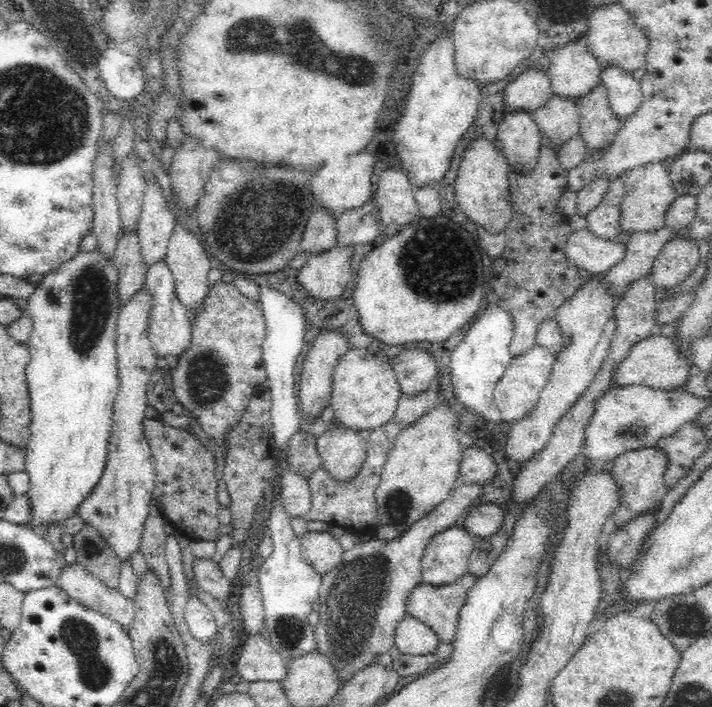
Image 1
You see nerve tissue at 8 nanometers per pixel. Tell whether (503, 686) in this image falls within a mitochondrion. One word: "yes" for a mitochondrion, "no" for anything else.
no

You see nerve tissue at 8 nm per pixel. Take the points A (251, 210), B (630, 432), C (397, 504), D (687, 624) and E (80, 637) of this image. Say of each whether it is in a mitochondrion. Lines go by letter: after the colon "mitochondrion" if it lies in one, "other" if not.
A: mitochondrion
B: other
C: mitochondrion
D: mitochondrion
E: mitochondrion

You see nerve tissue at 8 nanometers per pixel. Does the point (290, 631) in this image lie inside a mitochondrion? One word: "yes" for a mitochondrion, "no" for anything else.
yes

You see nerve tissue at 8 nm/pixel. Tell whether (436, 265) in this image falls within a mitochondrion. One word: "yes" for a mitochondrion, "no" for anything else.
yes

